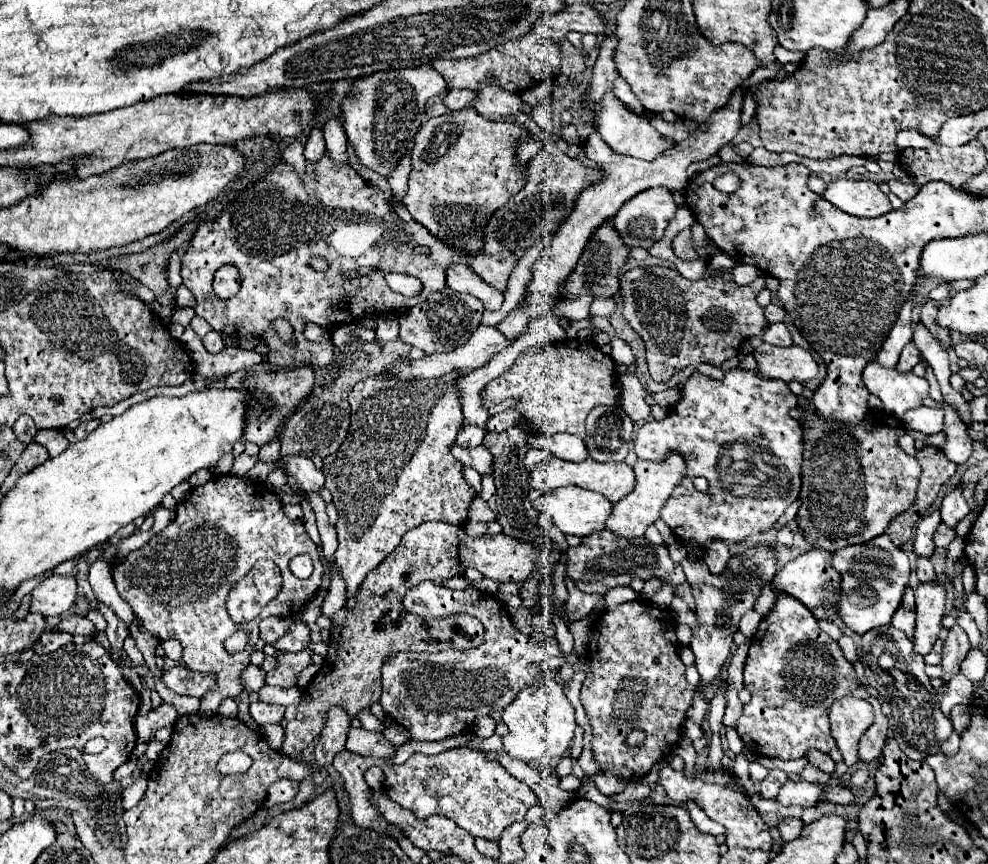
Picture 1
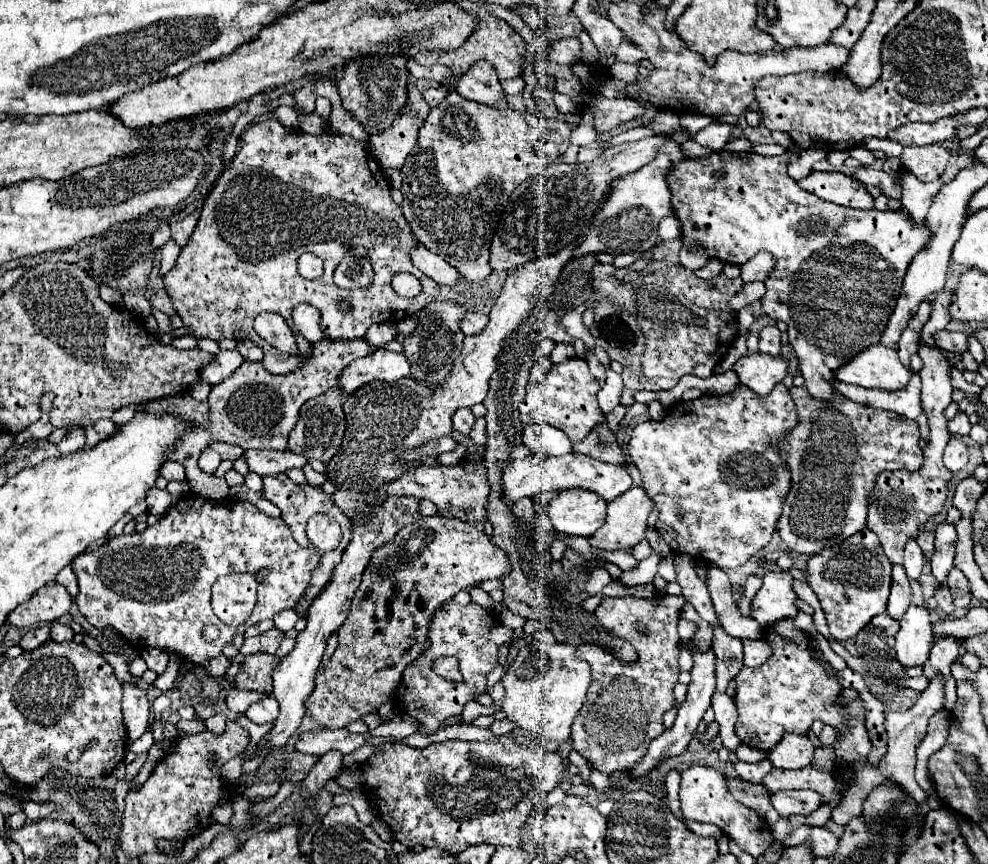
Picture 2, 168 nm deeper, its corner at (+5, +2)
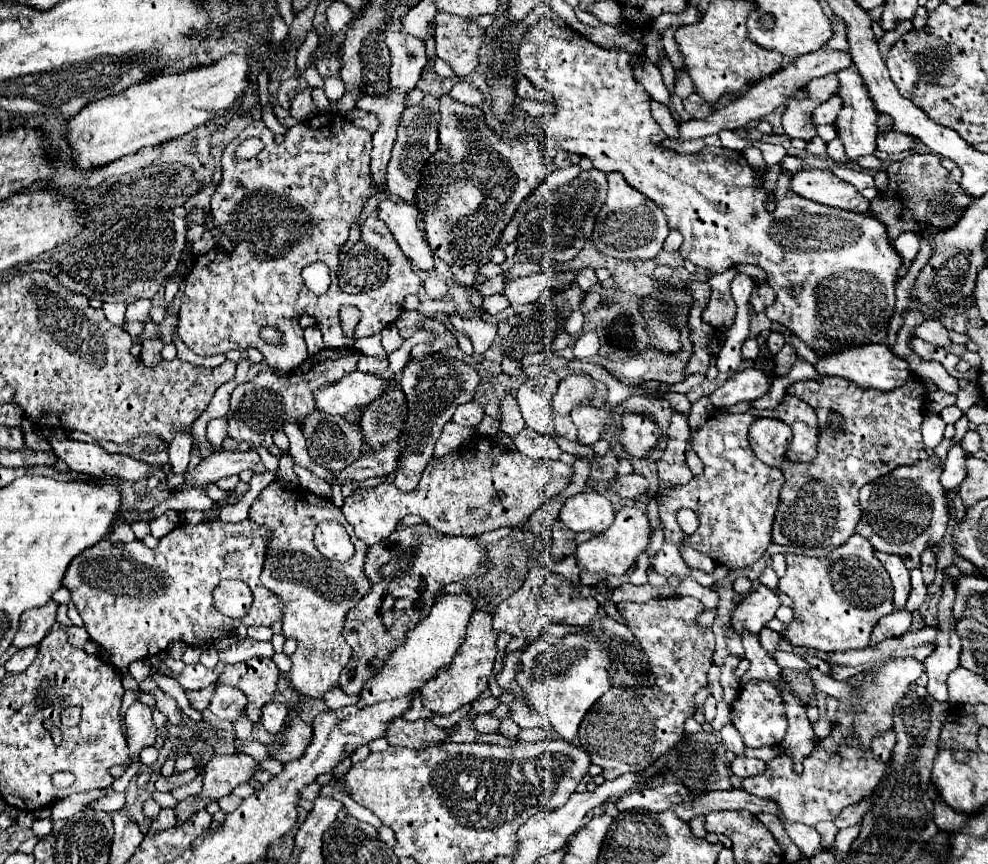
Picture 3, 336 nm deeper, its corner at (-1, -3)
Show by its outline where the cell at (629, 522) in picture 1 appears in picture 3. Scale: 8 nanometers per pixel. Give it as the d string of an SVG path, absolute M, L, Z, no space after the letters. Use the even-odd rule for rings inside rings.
M623 507L617 511L613 525L595 537L591 537L587 543L581 543L575 551L575 559L579 561L581 569L587 569L591 573L607 573L607 575L623 575L637 559L639 553L647 549L649 543L649 519L643 509L639 507Z

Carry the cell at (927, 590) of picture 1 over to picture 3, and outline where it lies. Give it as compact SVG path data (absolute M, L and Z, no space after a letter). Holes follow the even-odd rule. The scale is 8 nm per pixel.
M913 657L891 659L873 675L867 673L865 685L857 687L861 693L861 705L865 705L865 709L859 711L841 703L837 721L833 723L831 739L819 741L815 755L803 763L801 773L795 773L791 761L779 755L767 761L767 771L763 775L755 779L743 779L743 789L757 797L777 799L777 805L789 823L817 825L819 821L835 821L847 805L867 797L879 783L885 763L879 763L873 759L873 755L869 755L871 739L893 727L891 707L901 697L905 697L909 685L915 683L921 673L925 673L925 663Z

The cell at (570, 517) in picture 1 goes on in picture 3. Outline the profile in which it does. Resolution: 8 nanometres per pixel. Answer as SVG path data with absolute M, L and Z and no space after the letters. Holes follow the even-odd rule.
M595 491L579 493L565 501L559 517L561 521L575 533L581 531L593 531L603 533L613 523L615 509L611 501L605 495L599 495Z

